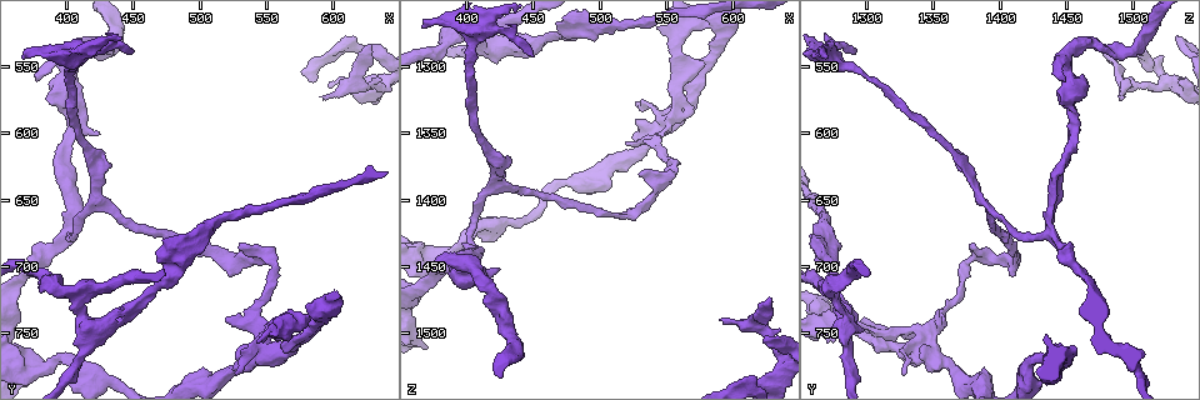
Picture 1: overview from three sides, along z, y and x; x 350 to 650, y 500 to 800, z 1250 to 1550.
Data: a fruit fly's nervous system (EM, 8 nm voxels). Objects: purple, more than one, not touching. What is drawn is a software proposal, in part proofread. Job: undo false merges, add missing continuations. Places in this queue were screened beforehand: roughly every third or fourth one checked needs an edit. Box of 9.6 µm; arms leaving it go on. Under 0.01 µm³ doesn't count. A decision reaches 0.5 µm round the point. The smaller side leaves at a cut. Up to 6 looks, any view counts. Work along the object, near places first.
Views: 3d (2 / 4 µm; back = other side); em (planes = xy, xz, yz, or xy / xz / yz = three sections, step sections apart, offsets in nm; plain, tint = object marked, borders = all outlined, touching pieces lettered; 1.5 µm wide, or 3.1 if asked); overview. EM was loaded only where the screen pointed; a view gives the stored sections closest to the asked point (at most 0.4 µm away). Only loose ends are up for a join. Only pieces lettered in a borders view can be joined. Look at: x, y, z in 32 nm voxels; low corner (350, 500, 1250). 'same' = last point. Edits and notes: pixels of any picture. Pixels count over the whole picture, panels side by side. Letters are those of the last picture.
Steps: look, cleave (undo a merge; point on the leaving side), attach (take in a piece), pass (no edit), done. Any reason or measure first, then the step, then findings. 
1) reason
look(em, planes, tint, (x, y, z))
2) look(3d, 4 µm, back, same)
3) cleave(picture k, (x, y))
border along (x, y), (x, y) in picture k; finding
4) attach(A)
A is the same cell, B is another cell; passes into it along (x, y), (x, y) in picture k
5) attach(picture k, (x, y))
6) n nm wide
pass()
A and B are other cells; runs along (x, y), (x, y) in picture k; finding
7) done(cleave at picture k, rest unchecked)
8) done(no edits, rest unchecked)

arms part here
look(em, yz, step 4, borders, (516, 692, 1414))

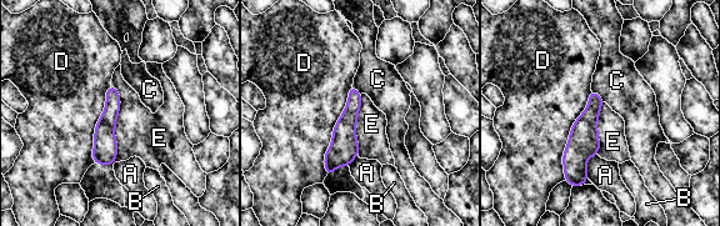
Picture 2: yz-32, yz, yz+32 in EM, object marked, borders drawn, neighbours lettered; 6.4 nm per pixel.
look(em, planes, borders, same)

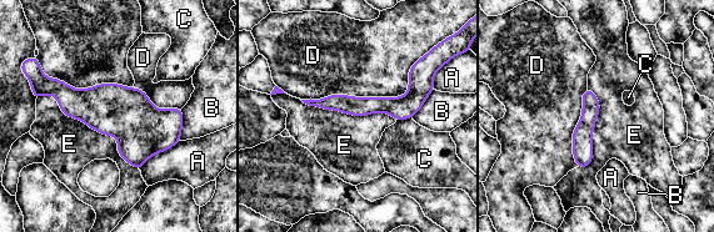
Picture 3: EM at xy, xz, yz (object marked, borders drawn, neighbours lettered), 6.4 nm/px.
110 nm wide
pass()
A, B, C, D and E are other cells; runs along (48, 89), (176, 137) in picture 3; continuous, no second neuron

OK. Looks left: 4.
branch stops here
look(em, planes, borders, (426, 600, 1452))

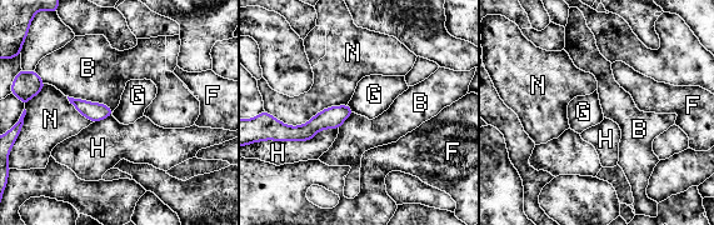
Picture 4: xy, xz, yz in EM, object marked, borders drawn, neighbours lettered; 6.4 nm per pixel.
120 nm wide; N touches over 480 nm
pass()
B, F, G, H and N are other cells; no lettered piece goes on from it

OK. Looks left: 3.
an open end
look(em, xy, step 4, tint, (590, 572, 1490))

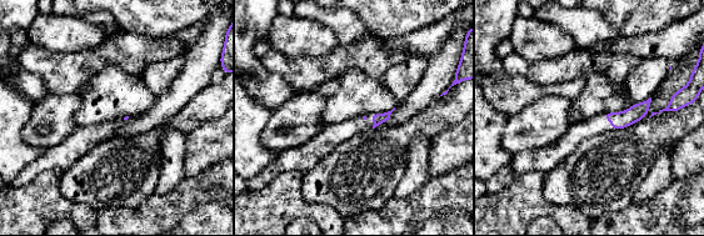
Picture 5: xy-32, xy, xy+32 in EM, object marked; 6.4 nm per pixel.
look(em, planes, borders, same)

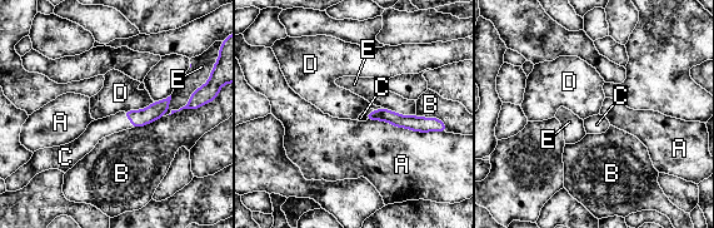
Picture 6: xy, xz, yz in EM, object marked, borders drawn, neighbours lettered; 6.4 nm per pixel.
attach(C)
C is the same cell, A, B, D and E are other cells; passes into it along (139, 118), (129, 117), (98, 129) in picture 6; the neuron continues

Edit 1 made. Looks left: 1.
done(attach at picture 6, rest unchecked)

